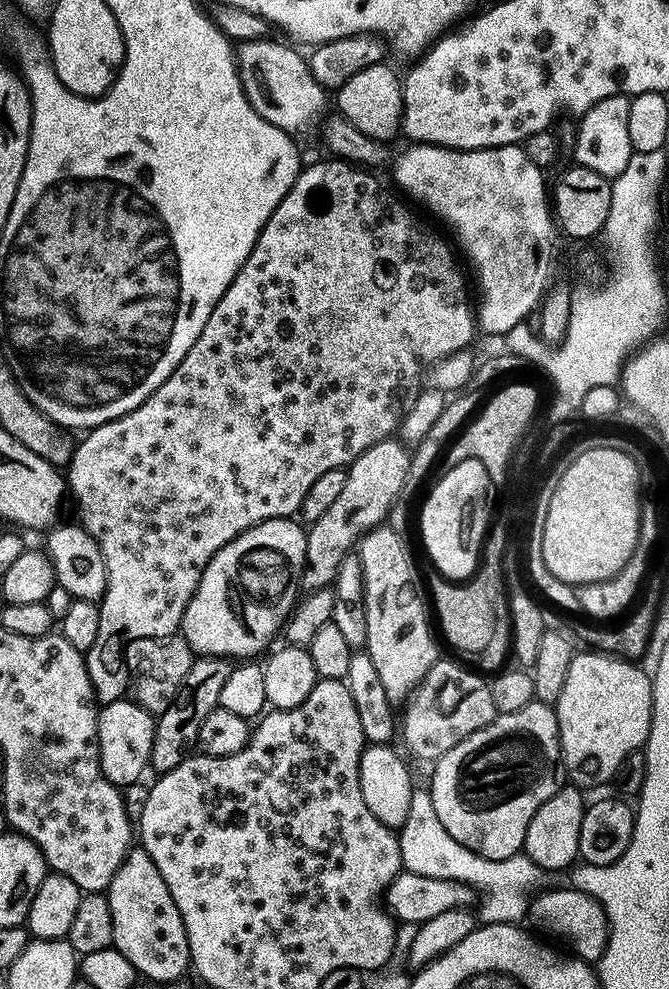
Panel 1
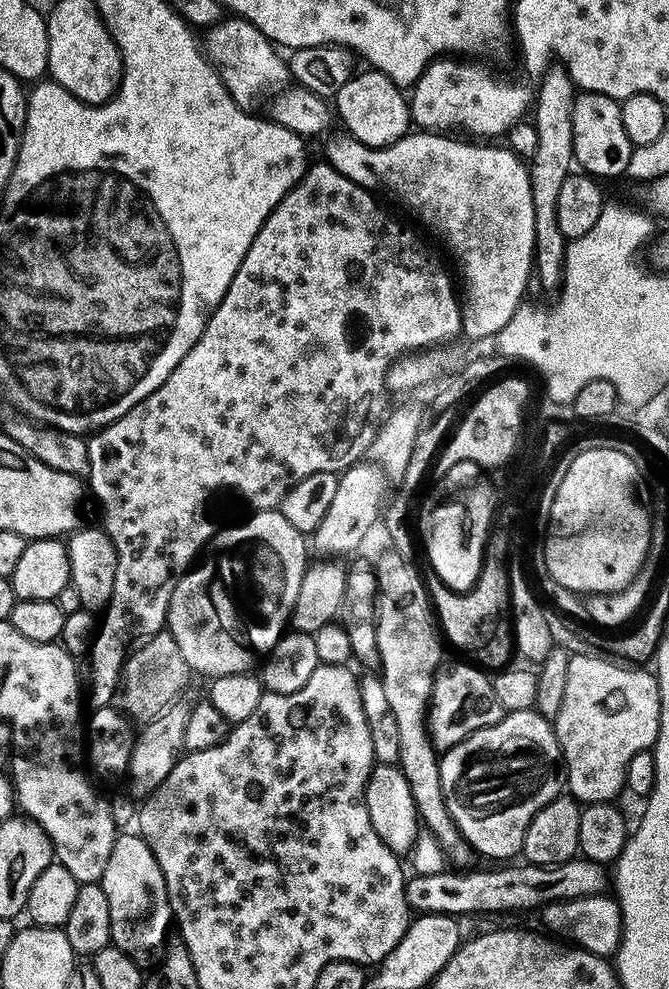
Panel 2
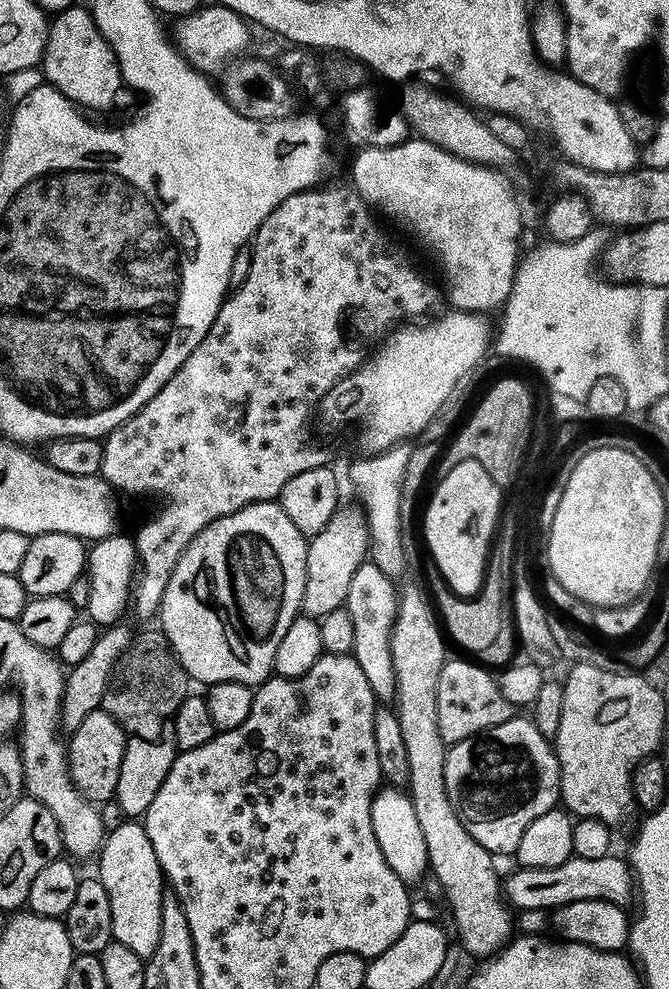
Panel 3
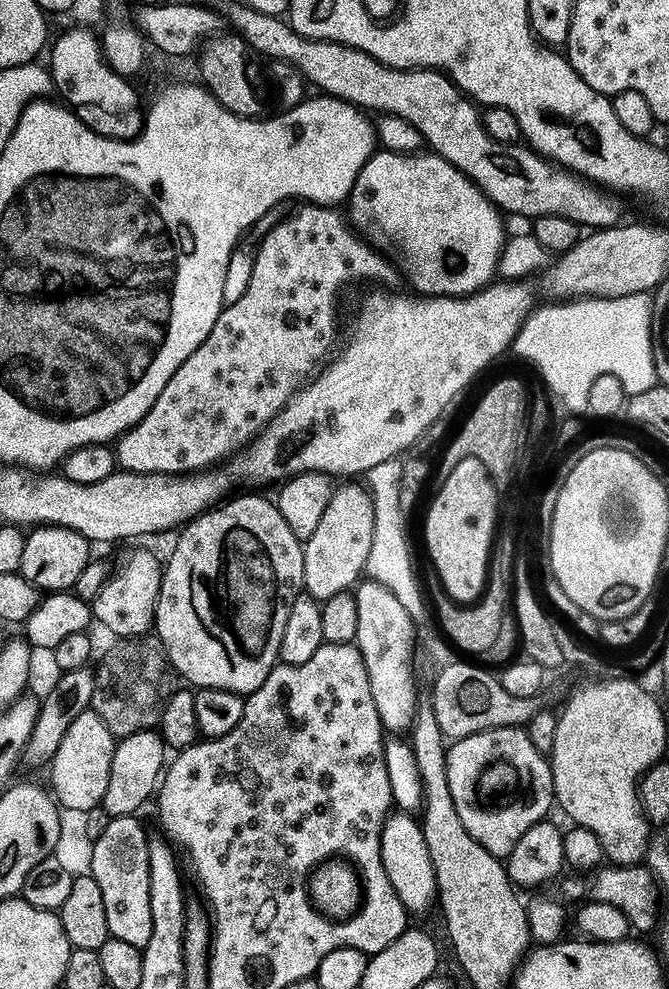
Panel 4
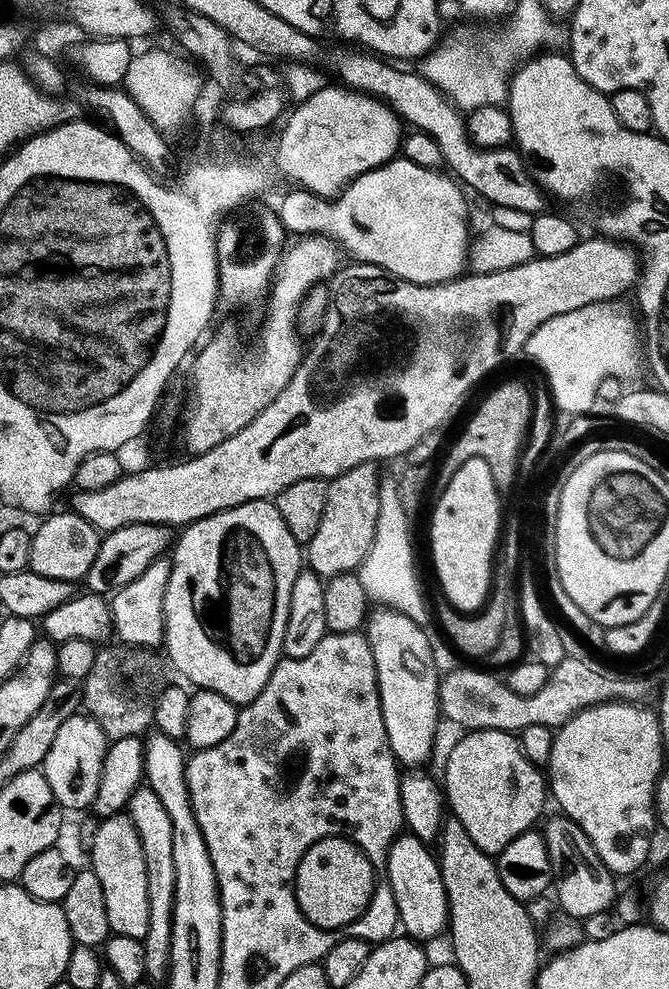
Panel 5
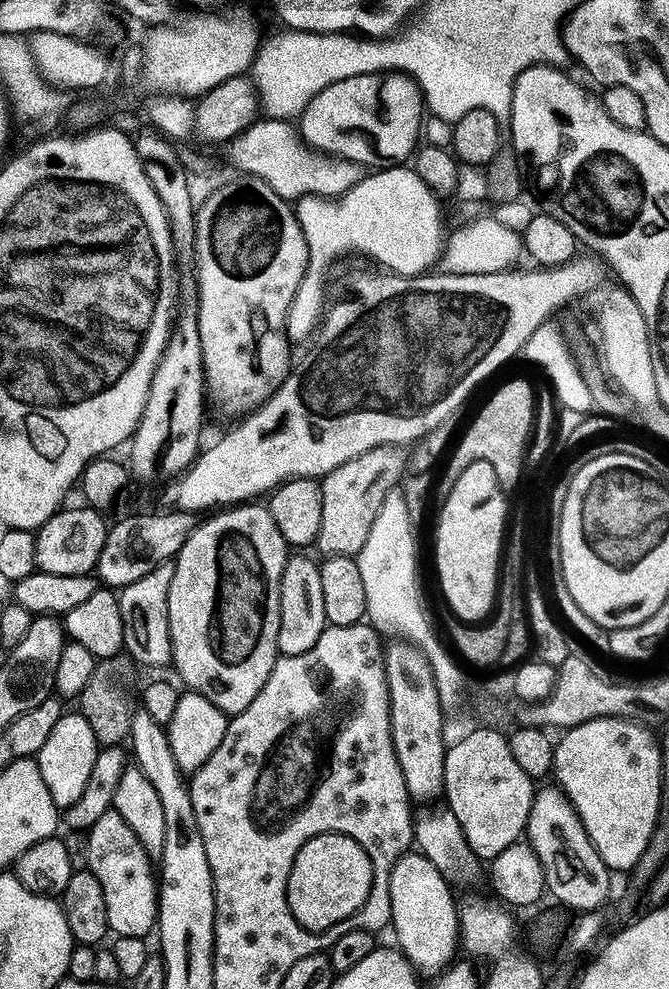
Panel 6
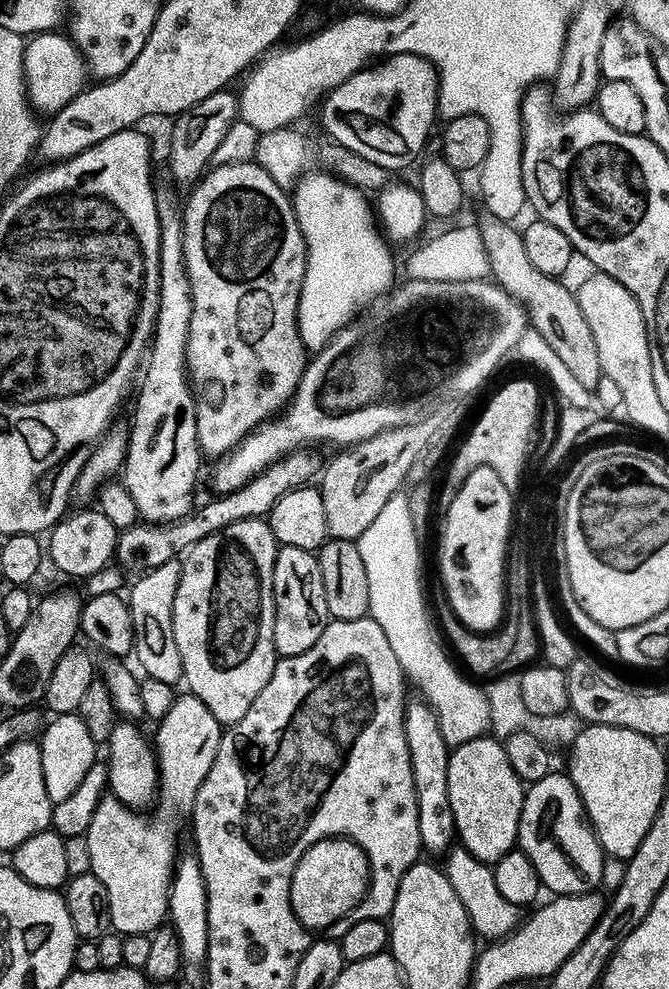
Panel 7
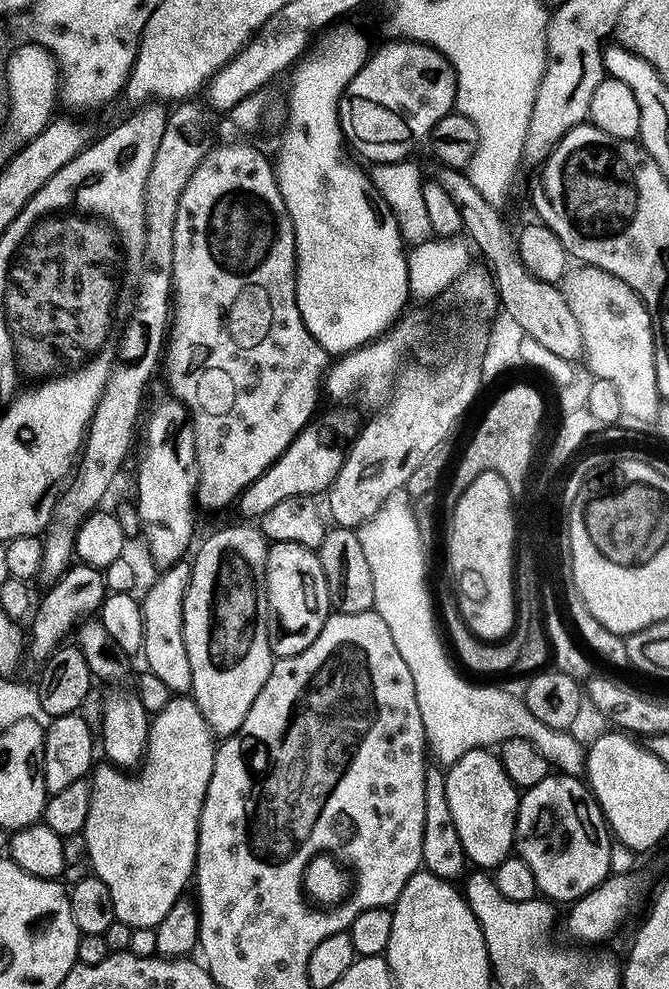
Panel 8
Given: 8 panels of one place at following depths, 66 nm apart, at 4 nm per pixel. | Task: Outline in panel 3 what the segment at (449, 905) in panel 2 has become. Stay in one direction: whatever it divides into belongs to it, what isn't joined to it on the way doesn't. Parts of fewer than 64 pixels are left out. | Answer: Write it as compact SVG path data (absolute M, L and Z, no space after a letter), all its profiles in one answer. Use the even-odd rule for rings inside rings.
M609 854L602 858L582 858L573 855L561 866L542 868L515 869L508 880L503 883L503 893L507 903L518 910L546 910L546 912L560 908L562 905L580 902L580 900L608 901L623 908L629 907L636 894L635 877L632 875L631 865L616 854Z

